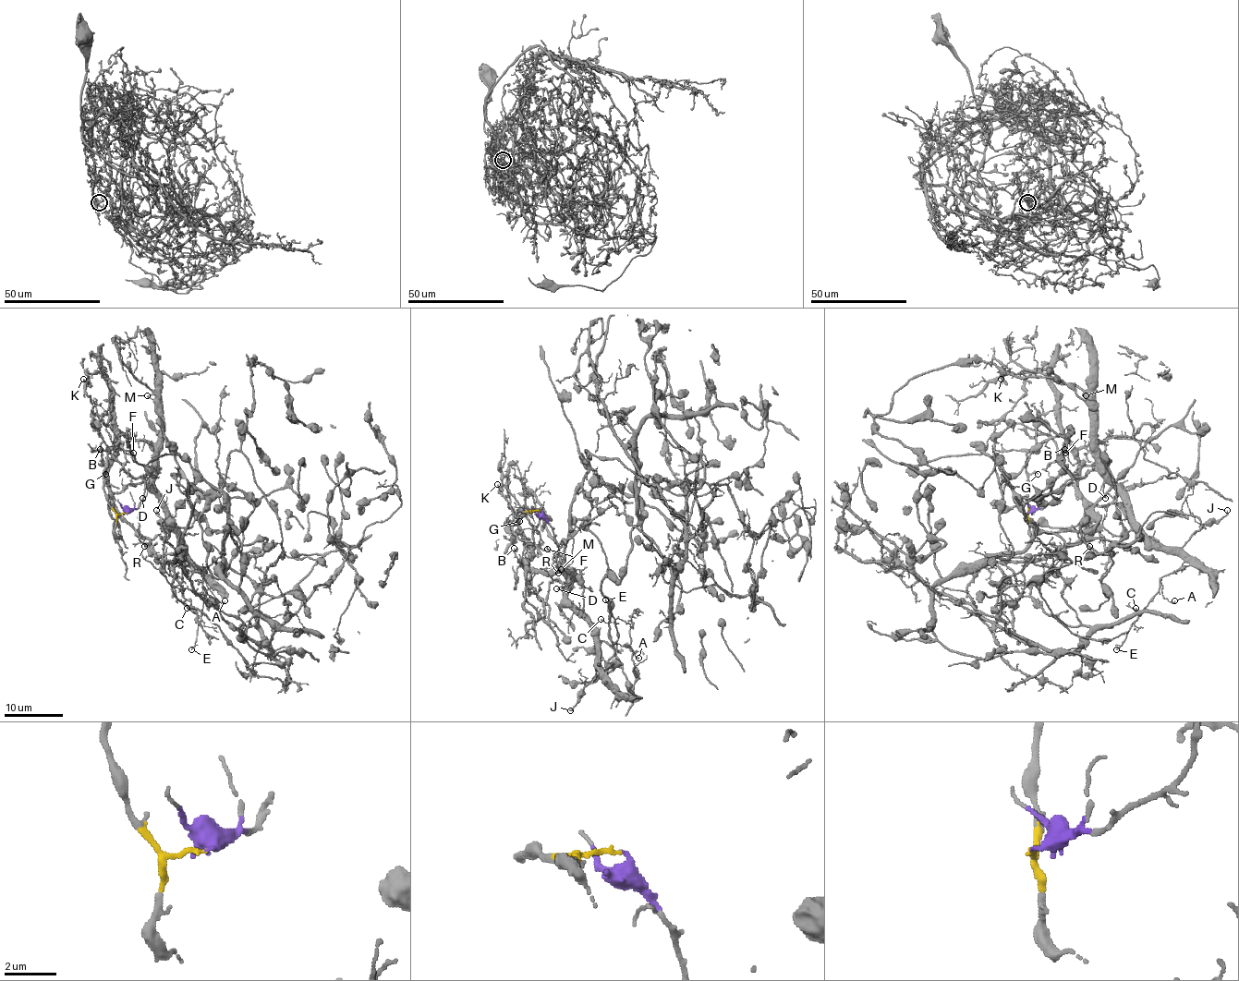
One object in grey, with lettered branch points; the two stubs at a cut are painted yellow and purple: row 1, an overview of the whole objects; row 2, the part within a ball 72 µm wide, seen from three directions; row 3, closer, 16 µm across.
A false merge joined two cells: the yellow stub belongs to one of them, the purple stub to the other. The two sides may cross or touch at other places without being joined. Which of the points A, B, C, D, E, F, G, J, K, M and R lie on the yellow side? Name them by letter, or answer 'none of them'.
B, F, G, K, R

